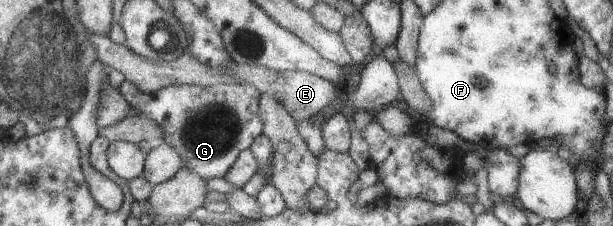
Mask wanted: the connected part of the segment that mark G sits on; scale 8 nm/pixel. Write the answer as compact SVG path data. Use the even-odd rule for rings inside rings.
M126 78L119 90L140 115L150 116L160 124L166 143L178 150L184 166L204 179L225 179L240 154L251 149L265 132L261 118L261 93L250 82L214 86L174 84L148 94Z

